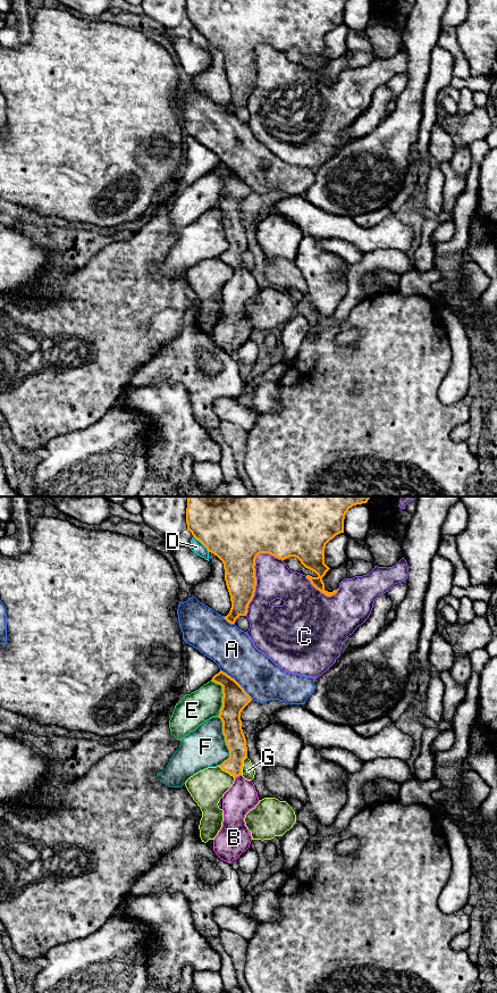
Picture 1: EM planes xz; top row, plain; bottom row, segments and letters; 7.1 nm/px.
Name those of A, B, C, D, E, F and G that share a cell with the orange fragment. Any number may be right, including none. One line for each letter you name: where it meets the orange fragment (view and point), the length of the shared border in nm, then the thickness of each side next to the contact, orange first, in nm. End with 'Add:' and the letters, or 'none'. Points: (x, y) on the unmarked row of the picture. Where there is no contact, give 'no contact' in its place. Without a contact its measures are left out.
B: xz (237, 266) | 50 nm | 150/220 nm
Add: B

